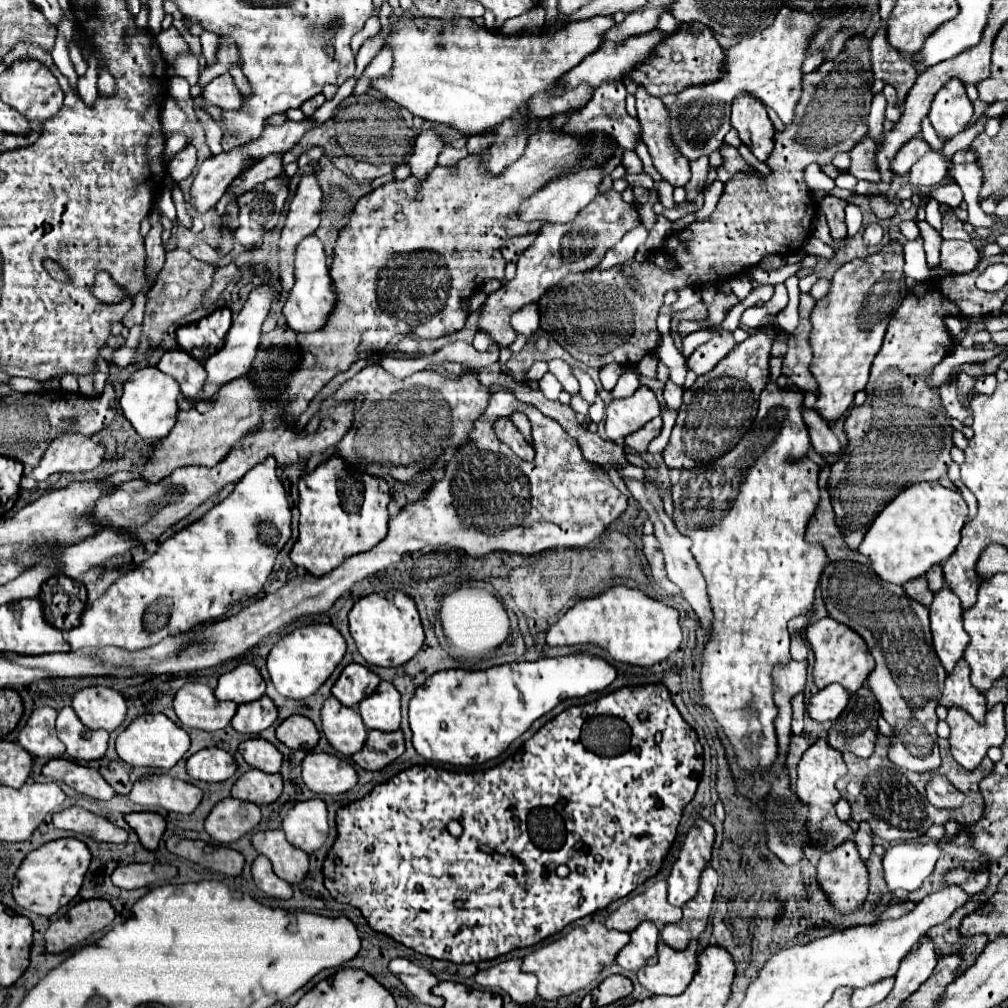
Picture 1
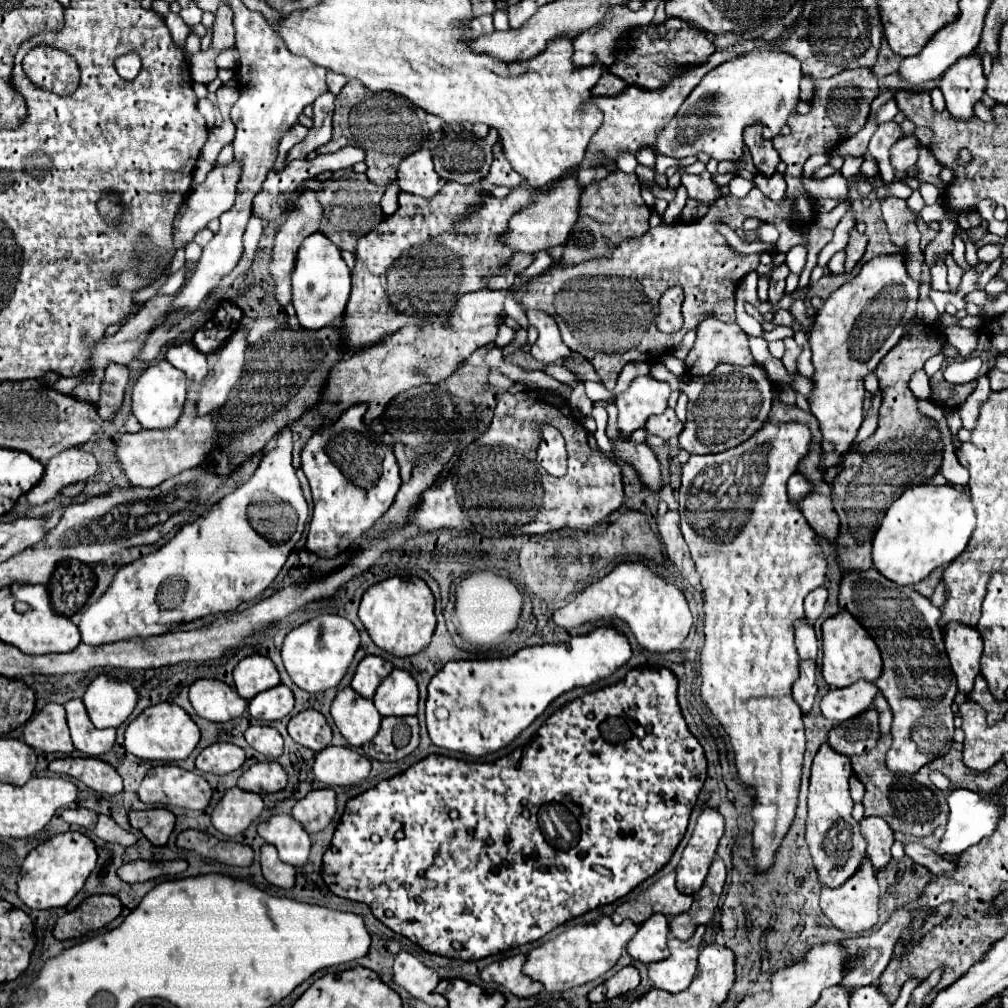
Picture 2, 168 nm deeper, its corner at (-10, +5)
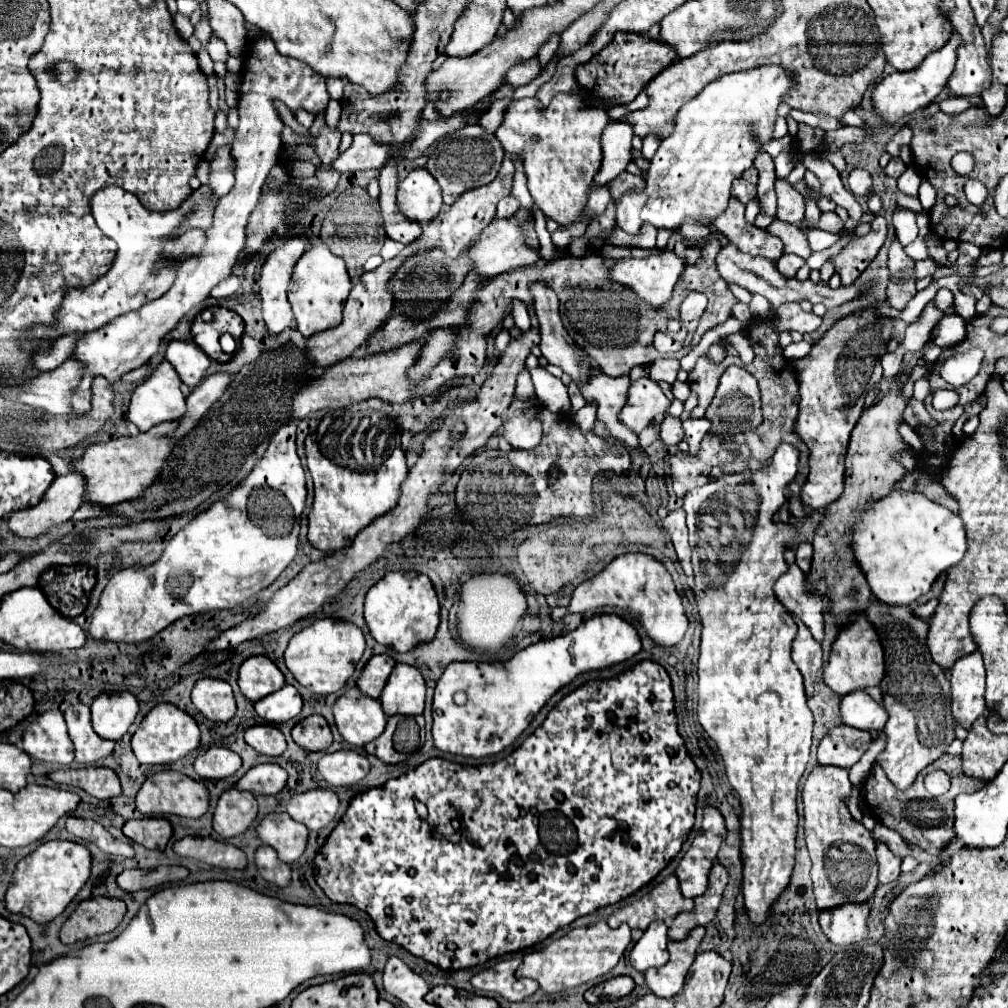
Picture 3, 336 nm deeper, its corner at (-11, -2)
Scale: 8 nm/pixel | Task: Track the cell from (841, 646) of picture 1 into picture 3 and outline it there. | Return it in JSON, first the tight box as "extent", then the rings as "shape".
{"extent":[824,615,884,695],"shape":[[[860,615],[856,621],[850,621],[846,627],[842,627],[838,637],[834,639],[828,665],[824,667],[824,683],[834,693],[846,695],[848,691],[880,685],[882,677],[884,677],[884,651],[880,639],[872,623],[868,623],[868,619]]]}

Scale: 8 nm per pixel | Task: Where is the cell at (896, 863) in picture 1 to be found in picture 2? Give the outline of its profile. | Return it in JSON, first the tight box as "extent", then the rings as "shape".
{"extent":[939,784,1007,856],"shape":[[[1007,784],[991,790],[991,792],[973,792],[967,788],[955,788],[949,796],[949,822],[947,822],[947,832],[939,844],[939,852],[945,856],[957,856],[961,852],[965,852],[967,848],[979,844],[979,840],[991,836],[999,824],[999,820],[1003,818],[1003,798],[1007,792]]]}

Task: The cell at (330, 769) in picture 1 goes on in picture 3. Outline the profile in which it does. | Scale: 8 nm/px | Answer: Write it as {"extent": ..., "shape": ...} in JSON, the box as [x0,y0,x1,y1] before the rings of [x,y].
{"extent":[318,751,370,787],"shape":[[[336,751],[322,755],[318,771],[332,787],[350,787],[368,775],[370,763],[356,751]]]}

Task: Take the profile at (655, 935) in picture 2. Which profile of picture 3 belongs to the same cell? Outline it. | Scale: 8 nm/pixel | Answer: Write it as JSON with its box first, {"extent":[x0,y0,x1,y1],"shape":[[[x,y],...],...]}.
{"extent":[632,921,668,971],"shape":[[[664,921],[652,923],[640,941],[632,947],[632,967],[648,971],[650,967],[662,967],[668,961],[668,927]]]}

